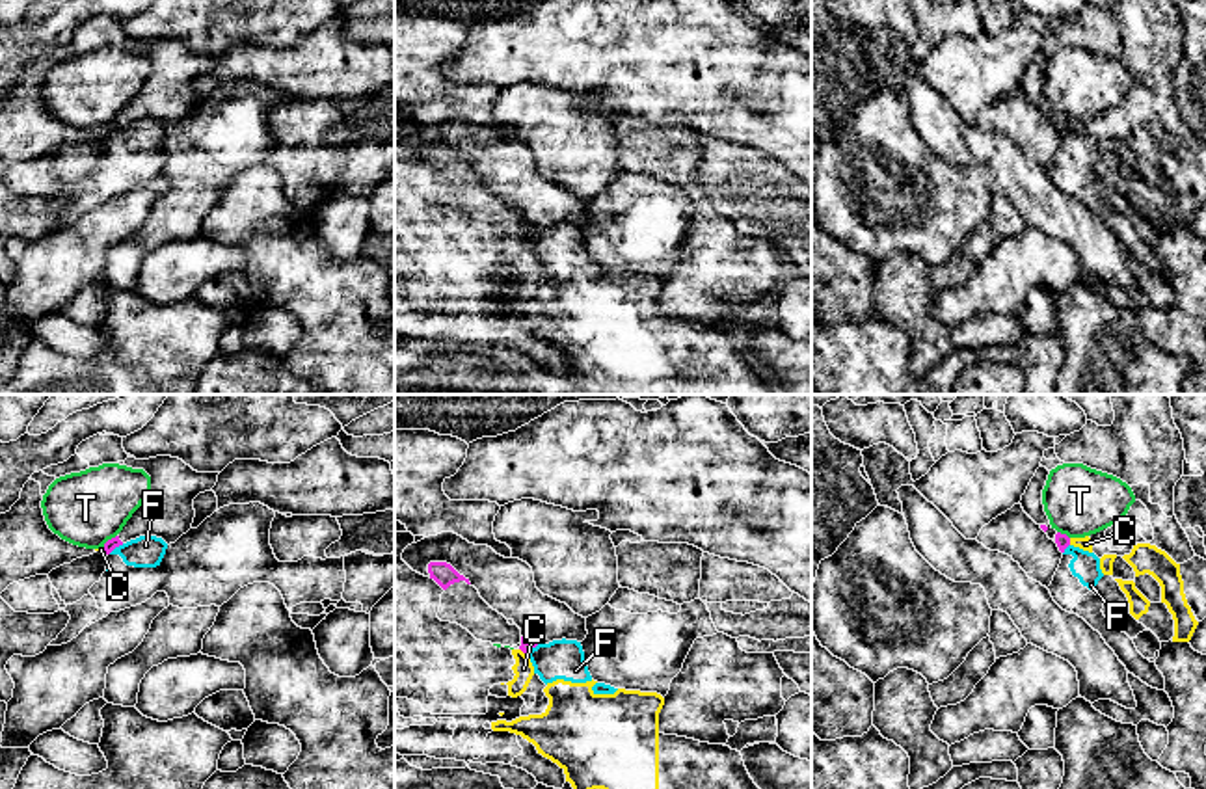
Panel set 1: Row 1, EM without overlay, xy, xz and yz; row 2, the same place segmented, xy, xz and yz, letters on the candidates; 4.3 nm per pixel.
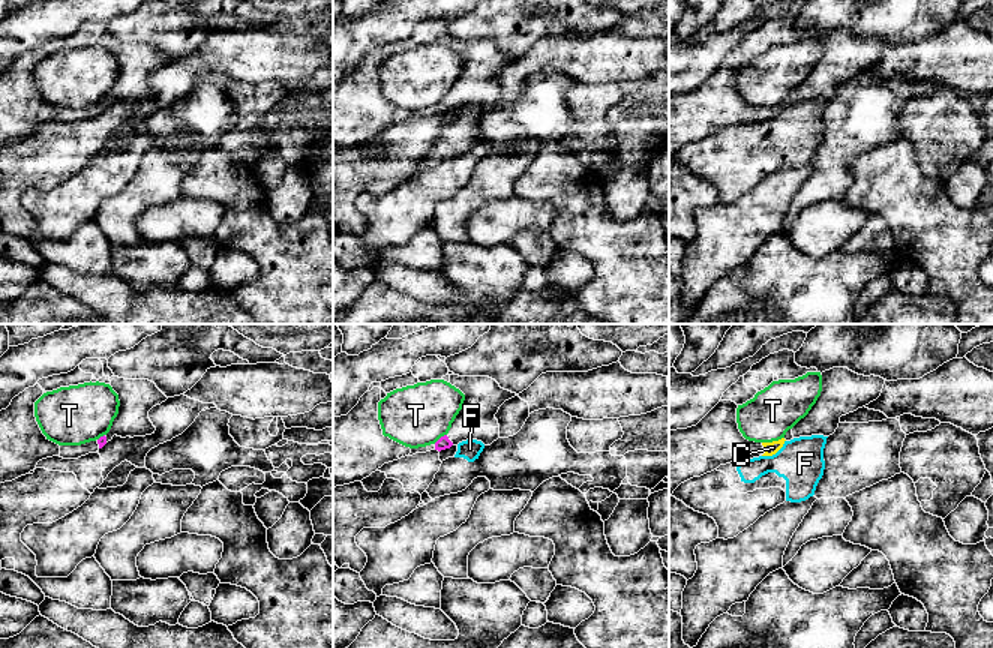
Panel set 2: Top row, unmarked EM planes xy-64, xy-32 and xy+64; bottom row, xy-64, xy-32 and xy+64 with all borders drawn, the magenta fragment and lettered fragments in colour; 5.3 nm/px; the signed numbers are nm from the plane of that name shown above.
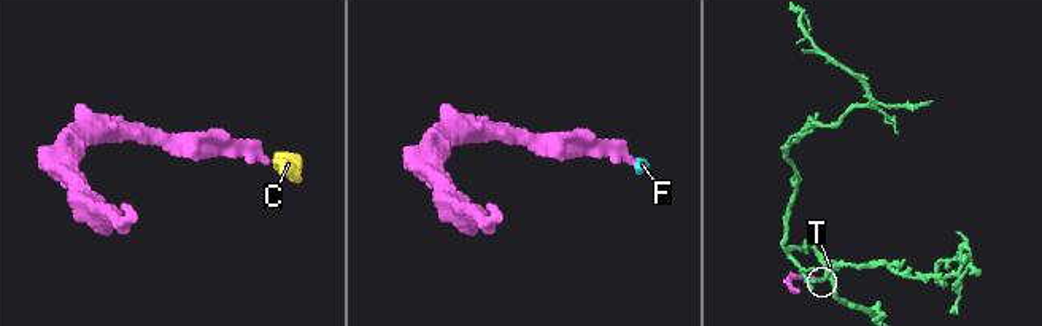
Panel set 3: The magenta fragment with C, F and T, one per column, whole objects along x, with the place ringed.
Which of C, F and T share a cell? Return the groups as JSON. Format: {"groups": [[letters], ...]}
{"groups": [["C", "F"], ["T"]]}

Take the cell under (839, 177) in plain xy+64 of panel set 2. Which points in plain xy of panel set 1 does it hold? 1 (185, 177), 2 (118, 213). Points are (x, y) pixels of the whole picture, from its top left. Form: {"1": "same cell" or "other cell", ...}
{"1": "same cell", "2": "other cell"}

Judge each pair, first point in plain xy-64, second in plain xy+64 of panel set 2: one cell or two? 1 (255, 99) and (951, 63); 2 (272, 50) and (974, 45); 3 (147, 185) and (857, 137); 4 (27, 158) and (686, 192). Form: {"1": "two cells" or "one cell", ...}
{"1": "two cells", "2": "one cell", "3": "one cell", "4": "one cell"}

